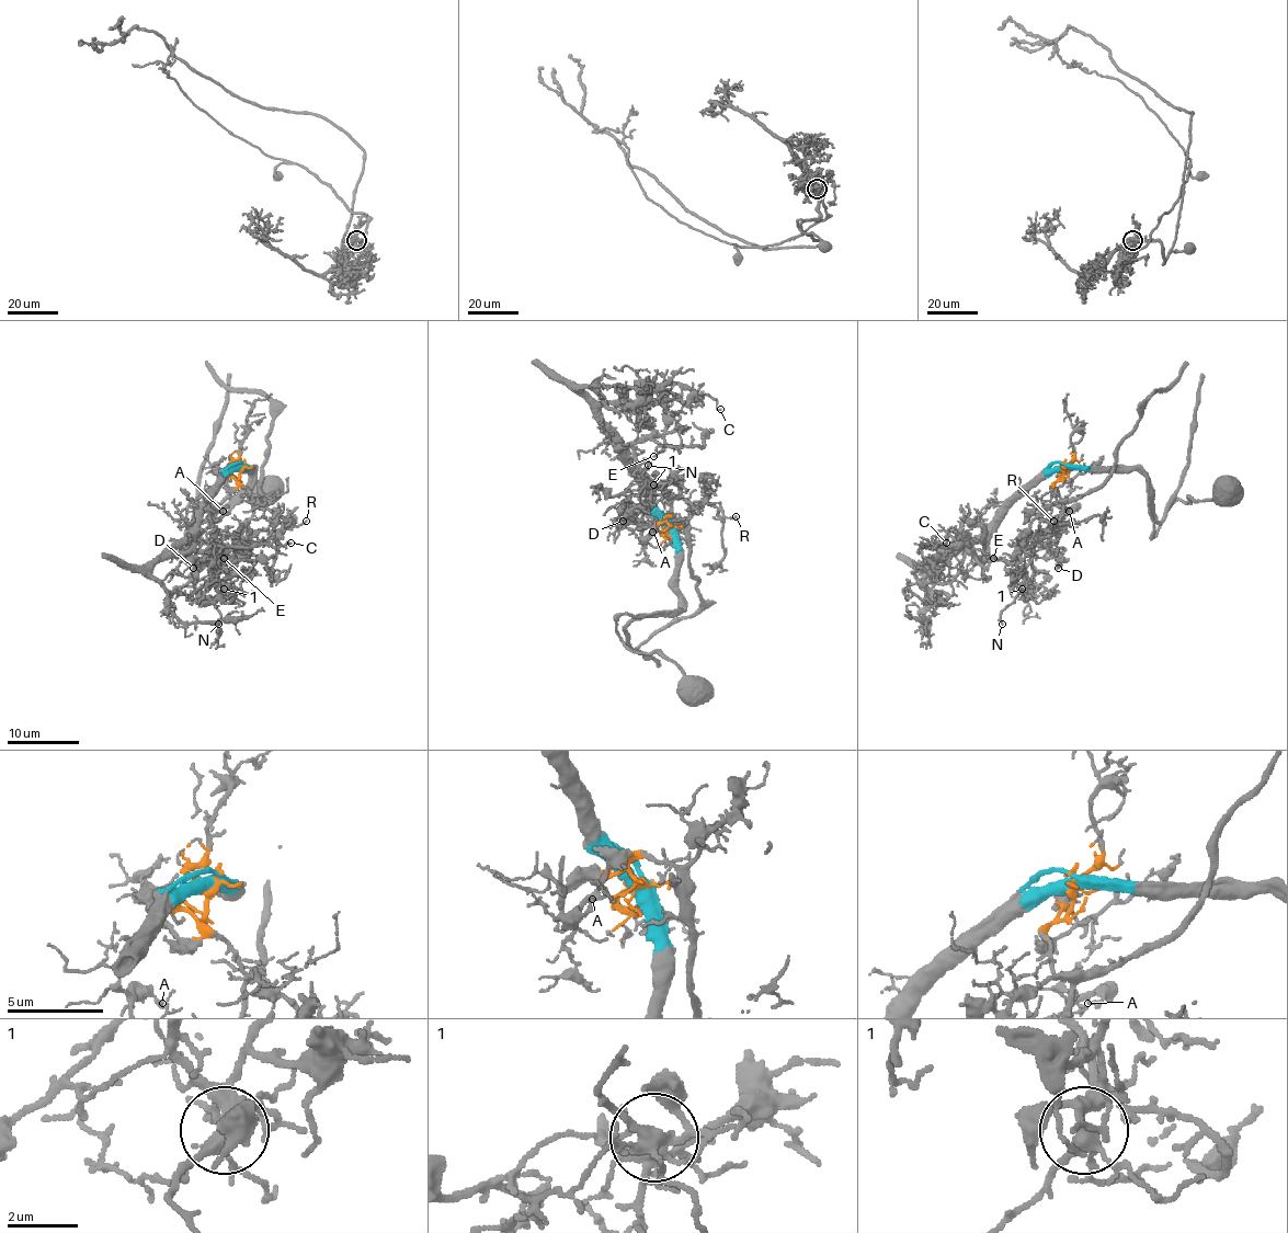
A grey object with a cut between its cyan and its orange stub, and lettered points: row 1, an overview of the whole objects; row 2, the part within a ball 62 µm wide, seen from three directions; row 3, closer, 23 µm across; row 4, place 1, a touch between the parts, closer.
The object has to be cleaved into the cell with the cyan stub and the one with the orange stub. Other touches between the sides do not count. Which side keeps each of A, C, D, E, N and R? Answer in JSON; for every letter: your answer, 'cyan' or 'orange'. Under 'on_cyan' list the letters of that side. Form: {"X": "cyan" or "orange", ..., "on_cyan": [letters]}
{"A": "orange", "C": "cyan", "D": "orange", "E": "cyan", "N": "cyan", "R": "orange", "on_cyan": ["C", "E", "N"]}

